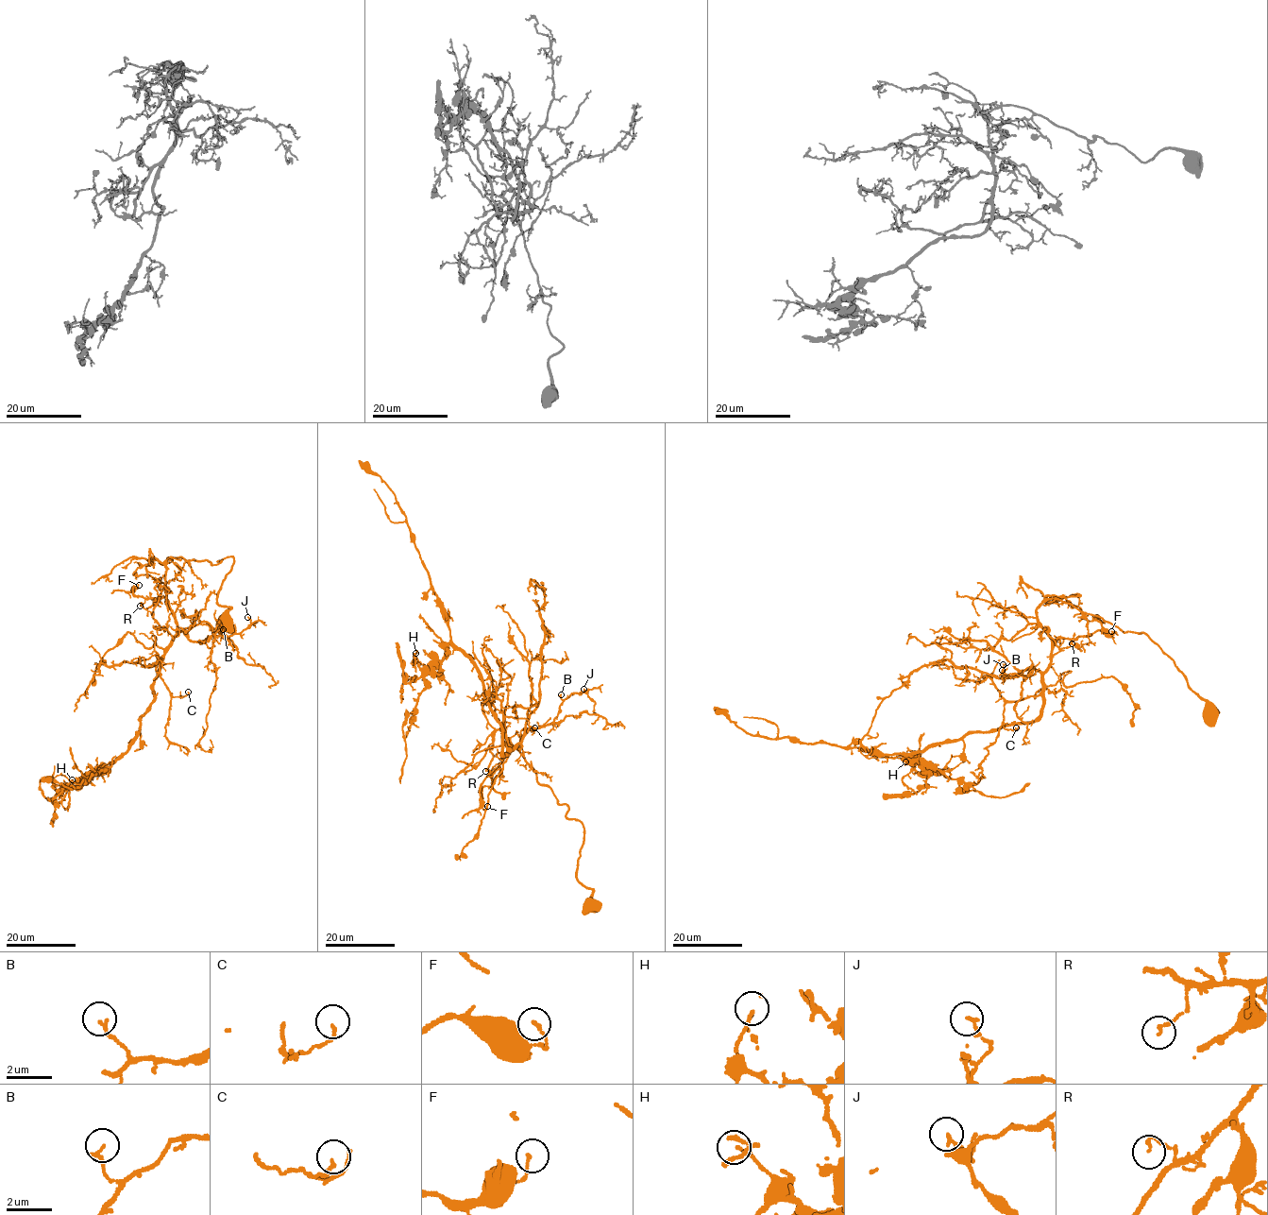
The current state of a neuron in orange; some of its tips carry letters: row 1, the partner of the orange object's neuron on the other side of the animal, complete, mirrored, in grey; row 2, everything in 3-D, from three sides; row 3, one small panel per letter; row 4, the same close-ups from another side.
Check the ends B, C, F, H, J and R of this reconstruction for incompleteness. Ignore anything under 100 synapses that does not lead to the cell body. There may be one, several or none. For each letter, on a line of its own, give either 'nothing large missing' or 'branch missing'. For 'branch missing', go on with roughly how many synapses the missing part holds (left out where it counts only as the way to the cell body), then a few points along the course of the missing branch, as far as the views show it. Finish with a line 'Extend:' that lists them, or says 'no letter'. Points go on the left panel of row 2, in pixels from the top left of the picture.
B: nothing large missing
C: nothing large missing
F: nothing large missing
H: nothing large missing
J: branch missing | 300 syn | (247, 617), (247, 611), (247, 614), (240, 612), (243, 629), (234, 641), (244, 694)
R: nothing large missing
Extend: J

